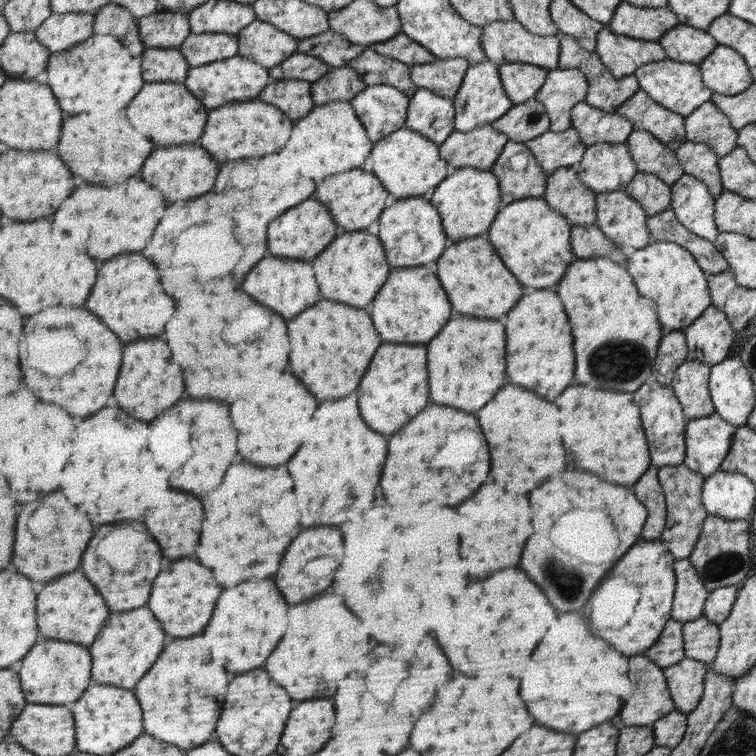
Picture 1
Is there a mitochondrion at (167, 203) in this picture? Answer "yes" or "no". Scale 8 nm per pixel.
no

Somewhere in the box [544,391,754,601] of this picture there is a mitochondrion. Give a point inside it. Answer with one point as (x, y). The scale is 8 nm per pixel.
(723, 566)

